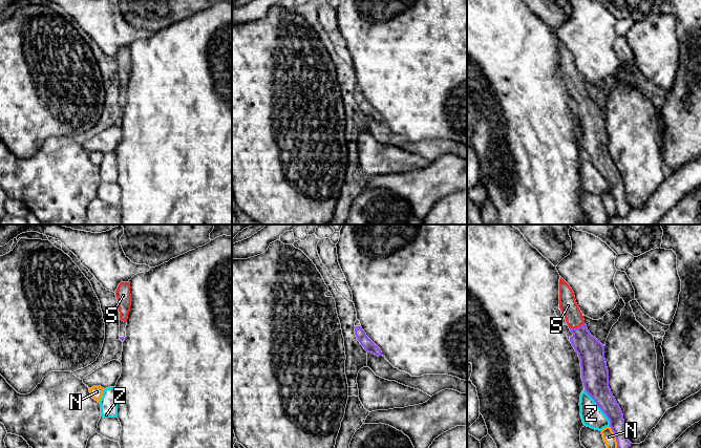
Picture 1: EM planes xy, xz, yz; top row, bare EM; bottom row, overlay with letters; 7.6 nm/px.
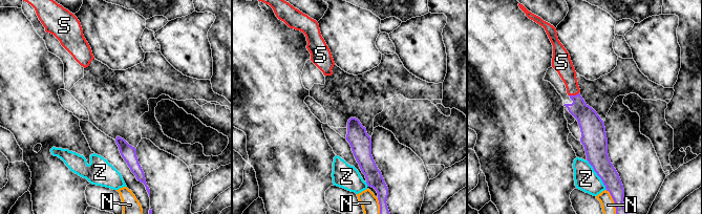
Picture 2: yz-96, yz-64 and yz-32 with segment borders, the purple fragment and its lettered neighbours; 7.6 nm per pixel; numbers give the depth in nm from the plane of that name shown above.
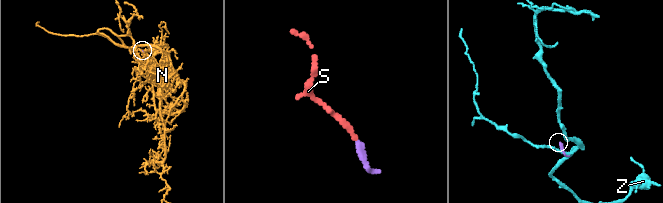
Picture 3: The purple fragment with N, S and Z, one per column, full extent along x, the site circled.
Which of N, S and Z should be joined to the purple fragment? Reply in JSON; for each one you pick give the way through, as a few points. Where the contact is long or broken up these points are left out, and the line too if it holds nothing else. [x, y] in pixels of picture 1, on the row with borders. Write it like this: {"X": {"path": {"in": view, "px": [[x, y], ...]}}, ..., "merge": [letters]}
{"S": {"path": {"in": "yz", "px": [[591, 352], [581, 340], [577, 327], [568, 305]]}}, "merge": ["S"]}

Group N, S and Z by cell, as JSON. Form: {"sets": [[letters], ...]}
{"sets": [["N"], ["S"], ["Z"]]}

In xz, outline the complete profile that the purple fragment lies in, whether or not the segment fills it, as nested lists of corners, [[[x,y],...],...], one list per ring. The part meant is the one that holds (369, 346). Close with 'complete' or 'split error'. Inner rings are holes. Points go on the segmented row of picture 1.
[[[361,326],[355,327],[355,335],[367,353],[371,353],[375,356],[382,356],[381,349],[366,336]]]; complete

